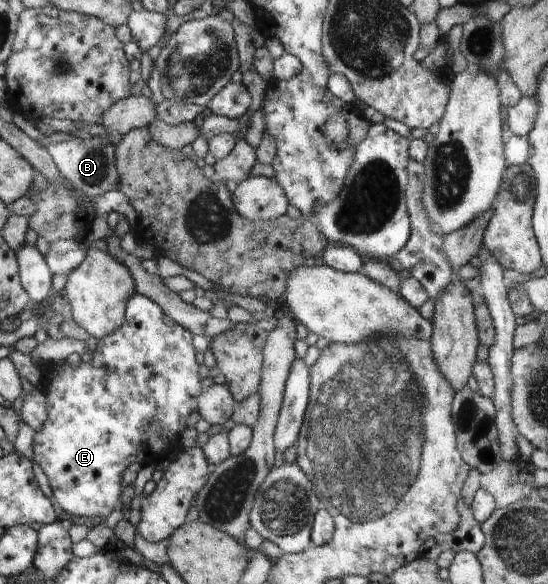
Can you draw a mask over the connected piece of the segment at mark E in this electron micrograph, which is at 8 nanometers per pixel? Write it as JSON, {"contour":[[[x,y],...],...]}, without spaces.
{"contour":[[[135,294],[134,297],[127,304],[126,309],[126,322],[121,328],[114,330],[113,333],[100,338],[97,341],[95,350],[92,352],[93,360],[90,363],[80,366],[70,366],[68,362],[63,362],[61,367],[57,367],[56,375],[51,379],[49,383],[49,392],[45,394],[49,407],[47,412],[49,415],[45,420],[45,426],[34,434],[33,443],[33,460],[37,461],[37,464],[41,466],[45,476],[49,481],[49,488],[57,501],[57,504],[61,506],[61,510],[64,510],[68,517],[70,516],[97,516],[104,518],[119,504],[119,496],[121,496],[121,479],[125,468],[132,462],[139,462],[139,464],[148,465],[149,463],[155,464],[159,459],[164,458],[169,452],[173,453],[178,451],[181,446],[173,446],[179,444],[179,436],[181,432],[185,430],[185,422],[187,422],[187,416],[191,414],[191,410],[198,406],[198,396],[201,394],[201,380],[199,380],[199,374],[197,374],[197,362],[195,362],[195,350],[193,350],[192,332],[187,330],[186,327],[182,327],[179,323],[176,323],[170,315],[166,314],[166,311],[154,303],[151,299],[144,297],[140,294]]]}

